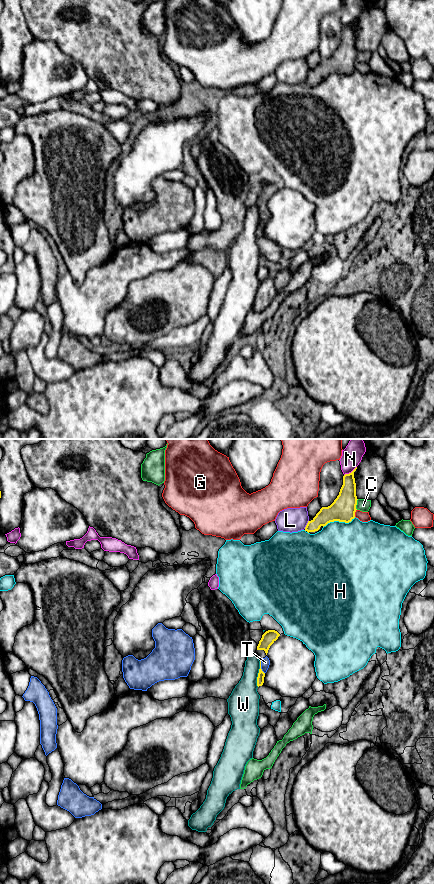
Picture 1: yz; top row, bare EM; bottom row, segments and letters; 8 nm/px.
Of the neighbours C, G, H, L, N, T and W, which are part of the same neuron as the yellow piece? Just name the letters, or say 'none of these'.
T

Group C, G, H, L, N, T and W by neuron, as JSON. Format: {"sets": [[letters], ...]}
{"sets": [["C"], ["G"], ["H"], ["L"], ["N"], ["T"], ["W"]]}

